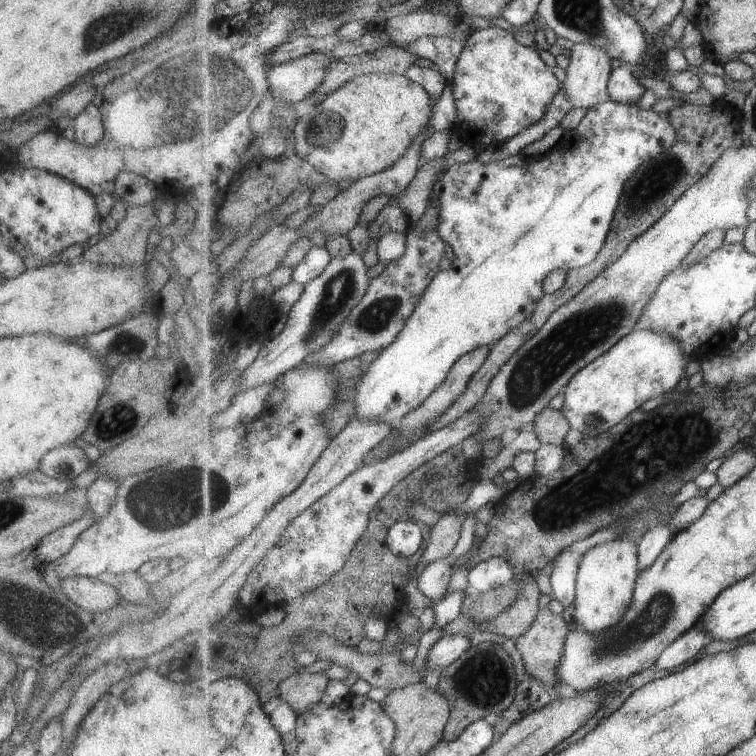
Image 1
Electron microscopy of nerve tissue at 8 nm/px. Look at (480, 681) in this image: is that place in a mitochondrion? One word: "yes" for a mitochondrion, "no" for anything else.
yes

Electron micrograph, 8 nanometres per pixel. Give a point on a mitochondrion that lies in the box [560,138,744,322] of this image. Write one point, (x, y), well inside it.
(657, 179)

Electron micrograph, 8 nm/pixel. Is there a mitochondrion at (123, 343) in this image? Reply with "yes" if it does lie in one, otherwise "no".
yes

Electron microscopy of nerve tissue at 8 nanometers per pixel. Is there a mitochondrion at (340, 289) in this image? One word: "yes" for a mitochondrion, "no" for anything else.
yes

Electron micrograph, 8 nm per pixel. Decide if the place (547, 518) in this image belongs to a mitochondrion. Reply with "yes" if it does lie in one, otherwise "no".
yes

